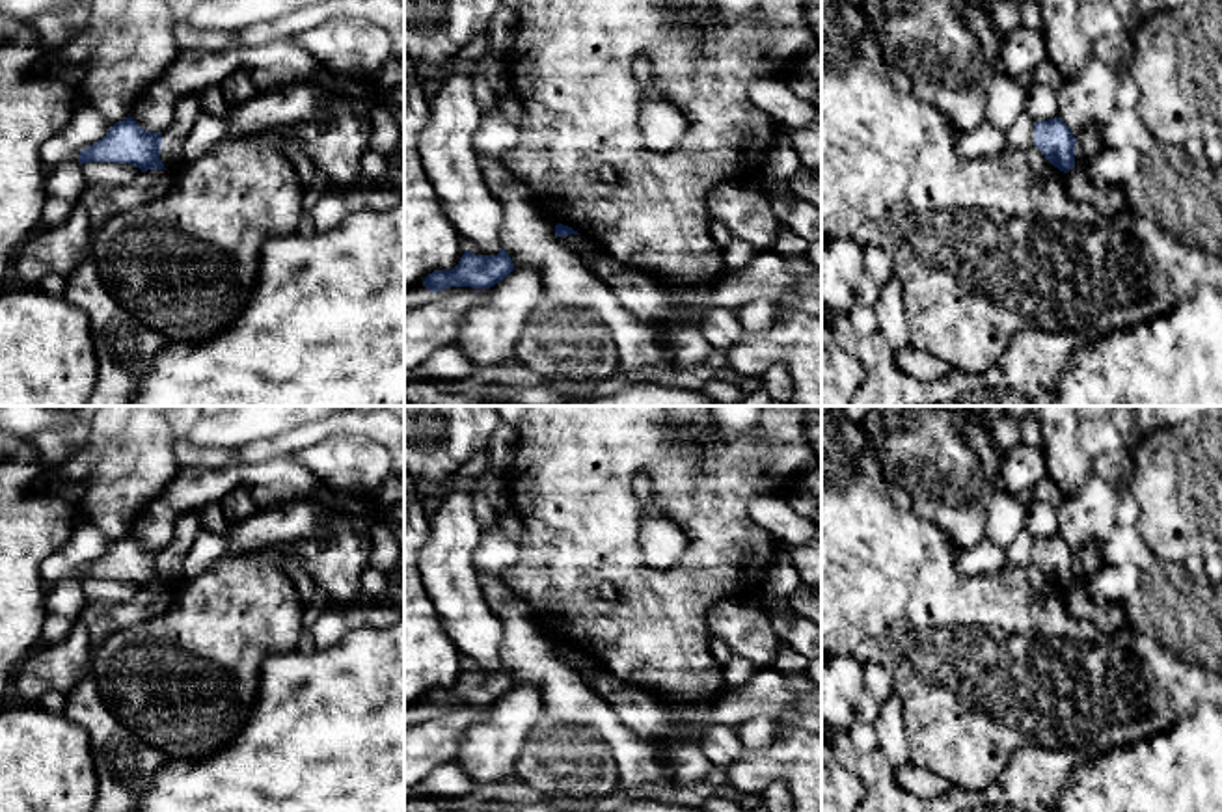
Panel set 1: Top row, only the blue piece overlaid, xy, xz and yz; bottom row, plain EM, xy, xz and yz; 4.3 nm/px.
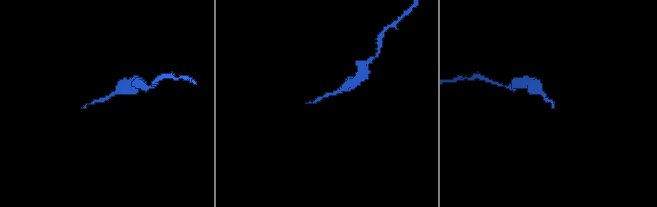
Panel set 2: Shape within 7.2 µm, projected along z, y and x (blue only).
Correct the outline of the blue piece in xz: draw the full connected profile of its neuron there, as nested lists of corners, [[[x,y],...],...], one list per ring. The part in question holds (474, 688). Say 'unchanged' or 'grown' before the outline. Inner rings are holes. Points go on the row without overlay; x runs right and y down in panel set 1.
unchanged; [[[501,665],[497,672],[475,672],[464,669],[453,687],[436,687],[428,691],[423,702],[440,710],[451,704],[490,706],[514,687],[514,680]]]

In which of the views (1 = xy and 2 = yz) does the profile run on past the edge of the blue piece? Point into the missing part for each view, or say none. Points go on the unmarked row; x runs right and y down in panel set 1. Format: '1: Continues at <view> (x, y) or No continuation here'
1: No continuation here
2: No continuation here

